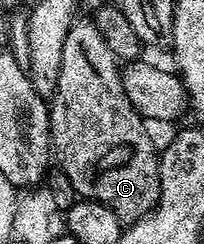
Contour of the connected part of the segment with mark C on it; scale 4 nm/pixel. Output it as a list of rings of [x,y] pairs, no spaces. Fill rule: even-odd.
[[[84,16],[78,17],[67,32],[67,40],[63,44],[63,64],[61,71],[57,77],[57,87],[53,93],[51,101],[48,103],[49,108],[49,140],[51,143],[52,153],[55,155],[55,162],[61,165],[61,170],[65,173],[67,181],[73,185],[73,190],[82,199],[90,202],[98,202],[107,208],[111,208],[111,212],[115,212],[115,216],[119,216],[119,220],[123,224],[132,224],[140,220],[143,216],[147,216],[157,207],[159,200],[159,192],[161,191],[161,164],[159,161],[158,147],[153,147],[153,142],[149,139],[149,134],[145,131],[146,123],[143,121],[137,109],[131,104],[131,100],[127,100],[127,92],[123,92],[123,84],[121,83],[121,70],[119,62],[113,59],[113,50],[105,43],[105,38],[101,35],[101,30],[89,18]]]

